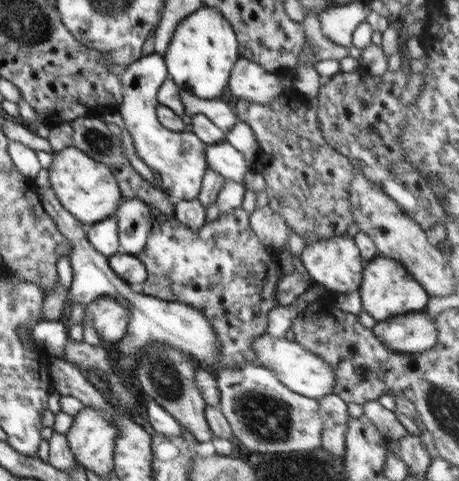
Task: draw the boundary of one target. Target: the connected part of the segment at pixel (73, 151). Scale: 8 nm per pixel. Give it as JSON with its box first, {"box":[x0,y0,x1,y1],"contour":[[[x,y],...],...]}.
{"box":[48,148,122,224],"contour":[[[64,148],[53,152],[53,164],[48,168],[48,182],[65,211],[84,224],[97,223],[113,216],[122,203],[120,187],[111,169],[92,159],[78,148]]]}

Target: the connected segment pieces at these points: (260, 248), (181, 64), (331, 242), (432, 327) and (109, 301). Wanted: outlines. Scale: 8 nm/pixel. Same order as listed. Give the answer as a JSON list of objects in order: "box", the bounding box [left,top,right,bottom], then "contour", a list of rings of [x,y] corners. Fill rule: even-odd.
[{"box":[137,207,281,366],"contour":[[[236,207],[230,213],[222,213],[212,222],[205,222],[200,229],[192,229],[180,223],[176,217],[170,217],[166,221],[156,221],[149,233],[144,250],[137,254],[144,264],[148,278],[139,287],[139,291],[159,299],[167,301],[190,304],[192,308],[200,310],[208,322],[212,325],[218,343],[220,344],[220,357],[216,355],[215,360],[221,366],[232,363],[242,365],[259,364],[256,351],[250,347],[252,338],[265,334],[268,324],[268,312],[279,306],[276,300],[276,288],[281,279],[281,266],[277,255],[273,255],[256,236],[249,224],[249,214],[246,209]],[[248,296],[254,300],[254,314],[258,318],[222,318],[222,302],[226,304],[228,298],[242,298]]]},{"box":[163,6,240,100],"contour":[[[206,6],[188,14],[177,25],[163,56],[169,78],[172,78],[180,89],[204,100],[226,97],[231,70],[240,57],[236,34],[228,20],[221,15],[218,10]]]},{"box":[301,232,365,293],"contour":[[[347,232],[306,244],[302,250],[301,261],[311,278],[325,290],[348,293],[359,289],[362,284],[365,263],[354,237],[350,237]]]},{"box":[372,310,439,354],"contour":[[[425,310],[394,315],[372,328],[378,340],[399,353],[423,354],[436,344],[439,328]]]},{"box":[84,295,130,343],"contour":[[[102,295],[85,305],[84,319],[92,319],[100,340],[115,343],[126,334],[130,309],[116,297]]]}]

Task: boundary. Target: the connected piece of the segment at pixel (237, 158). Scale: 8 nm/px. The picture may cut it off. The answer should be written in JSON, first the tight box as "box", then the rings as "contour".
{"box":[206,140,252,183],"contour":[[[225,140],[208,144],[206,150],[207,167],[212,168],[227,180],[243,183],[244,178],[252,171],[244,155]]]}

